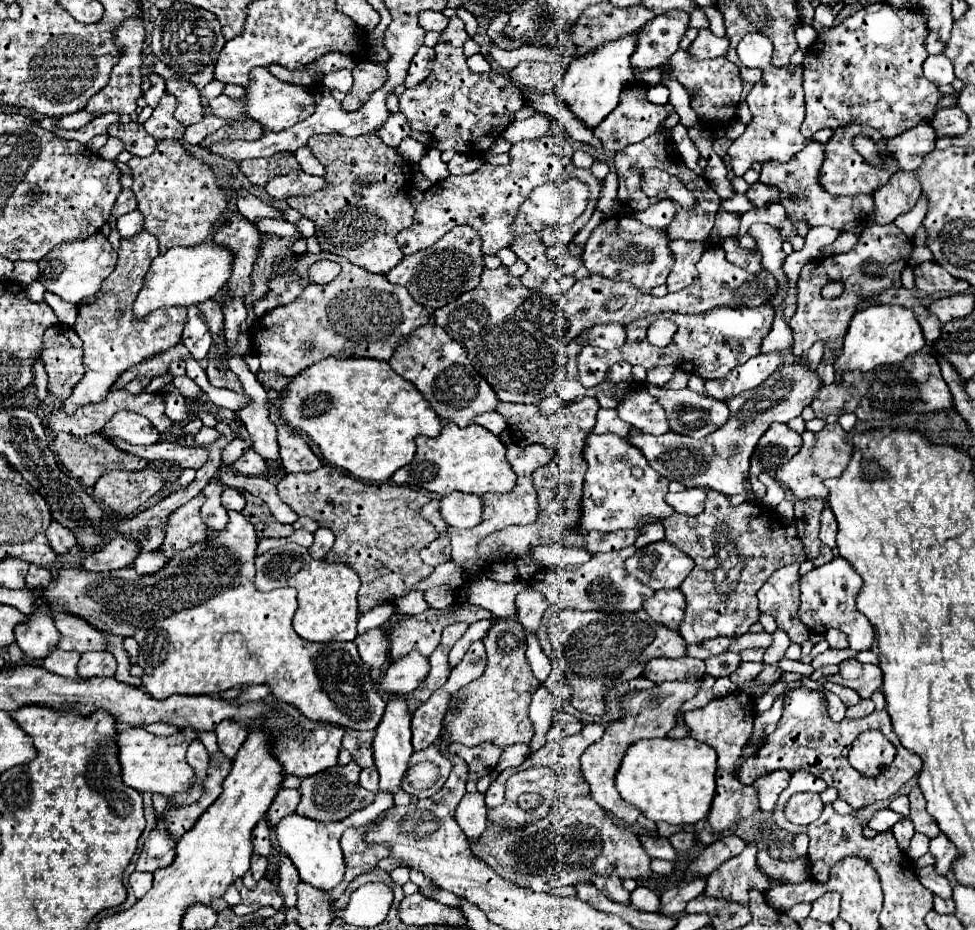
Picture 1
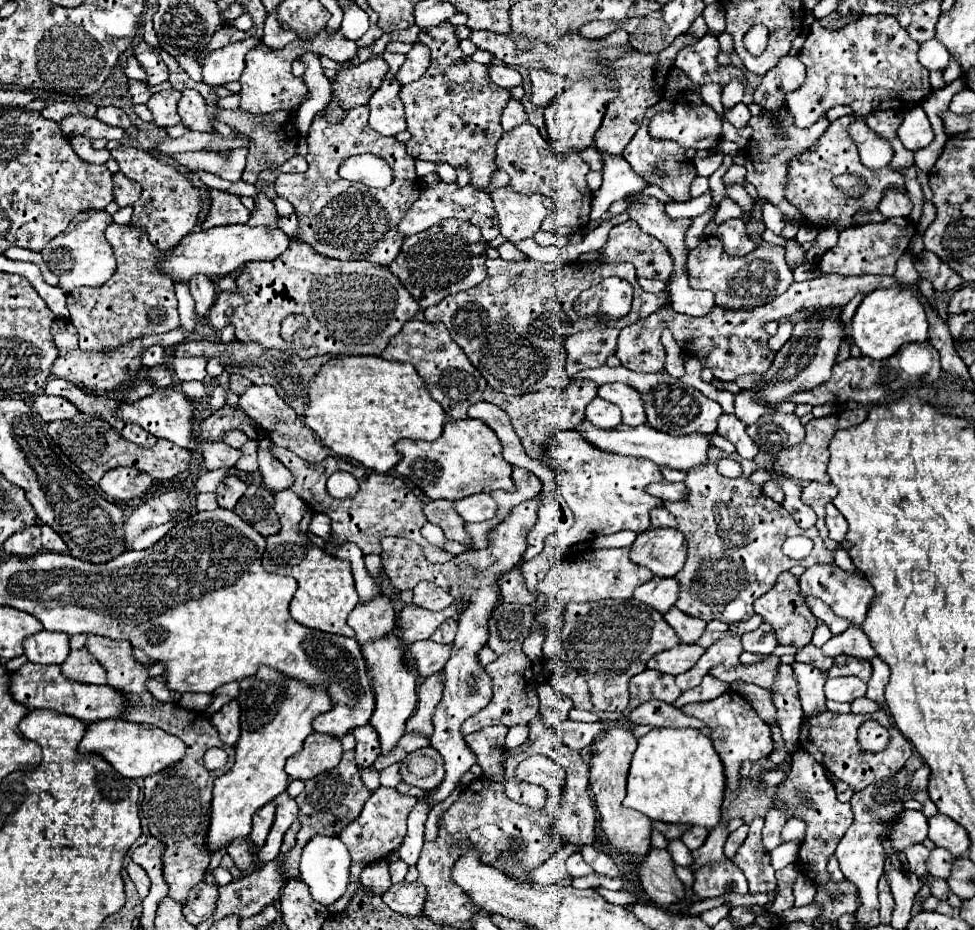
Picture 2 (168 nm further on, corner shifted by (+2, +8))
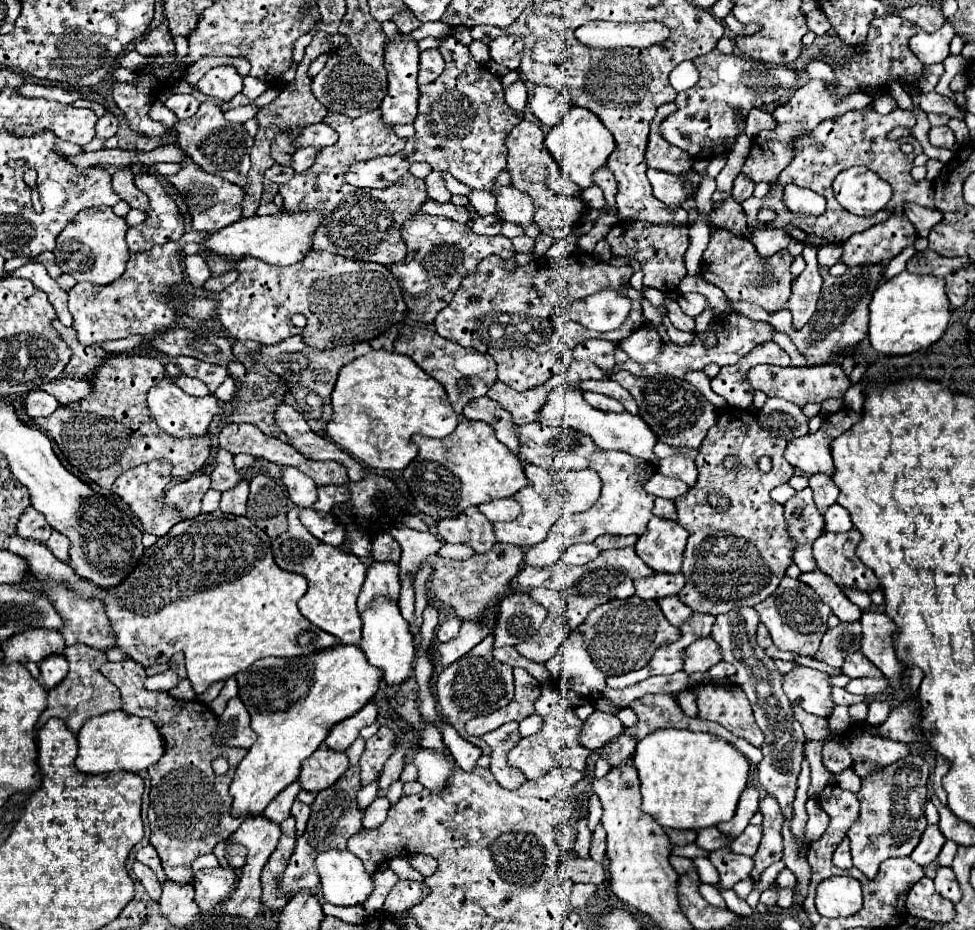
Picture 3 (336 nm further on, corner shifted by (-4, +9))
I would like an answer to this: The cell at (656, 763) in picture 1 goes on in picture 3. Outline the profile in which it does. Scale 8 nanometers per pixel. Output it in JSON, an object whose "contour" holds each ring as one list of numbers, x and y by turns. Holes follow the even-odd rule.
{"contour":[[675,728,655,730,647,734,643,740,639,740,633,762,641,780,641,796,643,796,641,810,645,814,651,814,661,826,679,828,679,830,699,830,731,820,737,808,739,794,747,786,747,774,749,774,747,758,723,738,709,732,705,734,705,732,689,732]]}

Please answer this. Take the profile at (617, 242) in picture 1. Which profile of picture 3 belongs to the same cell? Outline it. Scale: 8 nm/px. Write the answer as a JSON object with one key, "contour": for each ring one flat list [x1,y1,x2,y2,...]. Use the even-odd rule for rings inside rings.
{"contour":[[619,220,605,240,611,244,613,256,635,256,641,262,643,284,653,286,663,292,675,292,681,278,687,274,683,264,683,254,689,246,687,226,649,226,649,222,625,222]]}

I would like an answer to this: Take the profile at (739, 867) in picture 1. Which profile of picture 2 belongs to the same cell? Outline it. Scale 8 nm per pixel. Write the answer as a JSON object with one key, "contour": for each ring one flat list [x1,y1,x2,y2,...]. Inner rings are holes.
{"contour":[[763,817,753,819,749,825,749,835,733,857,735,865,745,873,750,894,771,894,777,887,775,869,769,861,769,851,761,843]]}

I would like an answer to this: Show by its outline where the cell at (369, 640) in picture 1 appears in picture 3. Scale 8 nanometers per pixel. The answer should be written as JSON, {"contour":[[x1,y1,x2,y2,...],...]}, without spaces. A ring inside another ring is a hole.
{"contour":[[373,562,371,568,367,570,359,600,357,600,357,608,359,612,365,612,373,600,377,600,379,596,389,598,391,602,397,602,399,598,399,566,393,566,391,562]]}

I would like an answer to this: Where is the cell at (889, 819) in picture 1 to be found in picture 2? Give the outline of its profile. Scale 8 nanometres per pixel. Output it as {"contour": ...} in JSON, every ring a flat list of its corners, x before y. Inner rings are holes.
{"contour":[[903,811,899,821,891,825,889,837,895,851,903,851,915,843,923,843,927,839,927,817,923,817,921,811]]}

